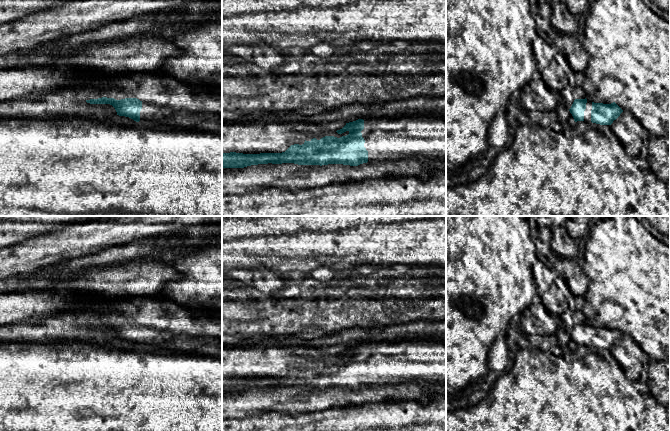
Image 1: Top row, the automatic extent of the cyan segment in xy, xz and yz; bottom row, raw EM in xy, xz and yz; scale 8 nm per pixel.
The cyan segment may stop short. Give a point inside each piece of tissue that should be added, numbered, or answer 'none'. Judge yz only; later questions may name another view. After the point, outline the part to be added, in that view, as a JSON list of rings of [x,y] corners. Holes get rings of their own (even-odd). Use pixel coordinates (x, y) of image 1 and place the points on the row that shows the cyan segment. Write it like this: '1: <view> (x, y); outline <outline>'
1: yz (587, 113); outline [[[587,99],[586,109],[584,111],[584,121],[591,122],[591,110],[592,110],[592,102]]]

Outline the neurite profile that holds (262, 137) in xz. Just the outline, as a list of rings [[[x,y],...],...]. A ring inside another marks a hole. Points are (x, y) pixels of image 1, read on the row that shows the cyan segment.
[[[302,118],[282,122],[267,121],[253,124],[222,121],[222,153],[282,153],[291,145],[302,145],[305,138],[320,140],[325,136],[340,138],[349,134],[329,131],[322,123],[307,122]]]

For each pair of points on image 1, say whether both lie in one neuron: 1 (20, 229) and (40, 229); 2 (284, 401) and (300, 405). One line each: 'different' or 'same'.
1: same
2: same

